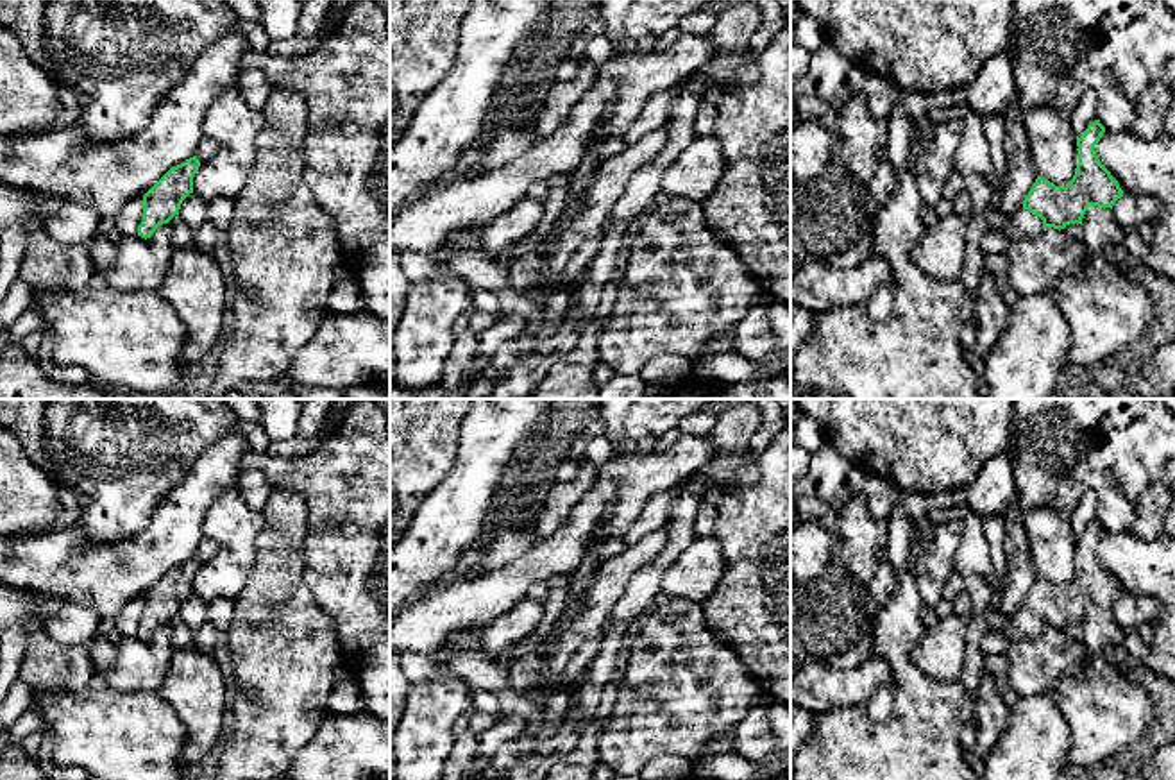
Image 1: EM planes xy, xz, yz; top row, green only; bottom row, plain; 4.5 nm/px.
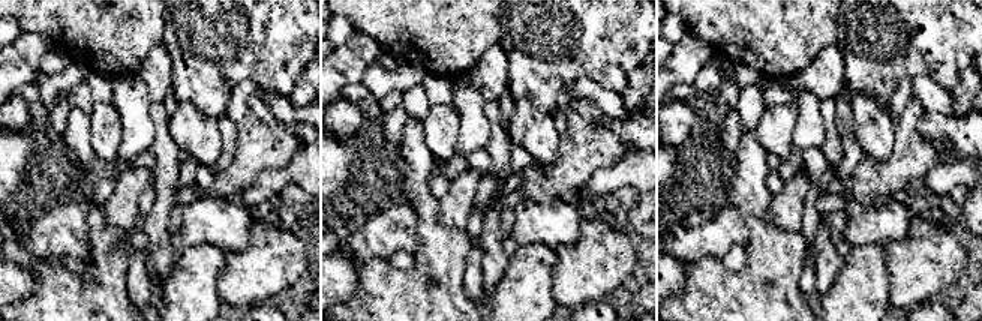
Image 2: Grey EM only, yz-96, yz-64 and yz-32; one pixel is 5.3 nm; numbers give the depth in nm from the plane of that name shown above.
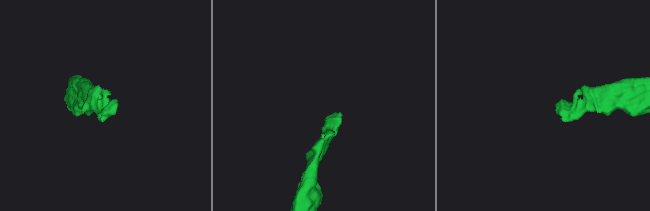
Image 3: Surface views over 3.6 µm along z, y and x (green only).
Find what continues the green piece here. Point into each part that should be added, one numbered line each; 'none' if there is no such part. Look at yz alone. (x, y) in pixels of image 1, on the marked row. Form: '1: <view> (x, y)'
1: yz (1022, 224)

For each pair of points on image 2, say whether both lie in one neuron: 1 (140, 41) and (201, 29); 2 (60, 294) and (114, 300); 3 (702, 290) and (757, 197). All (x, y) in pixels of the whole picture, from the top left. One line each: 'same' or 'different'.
1: different
2: same
3: same

